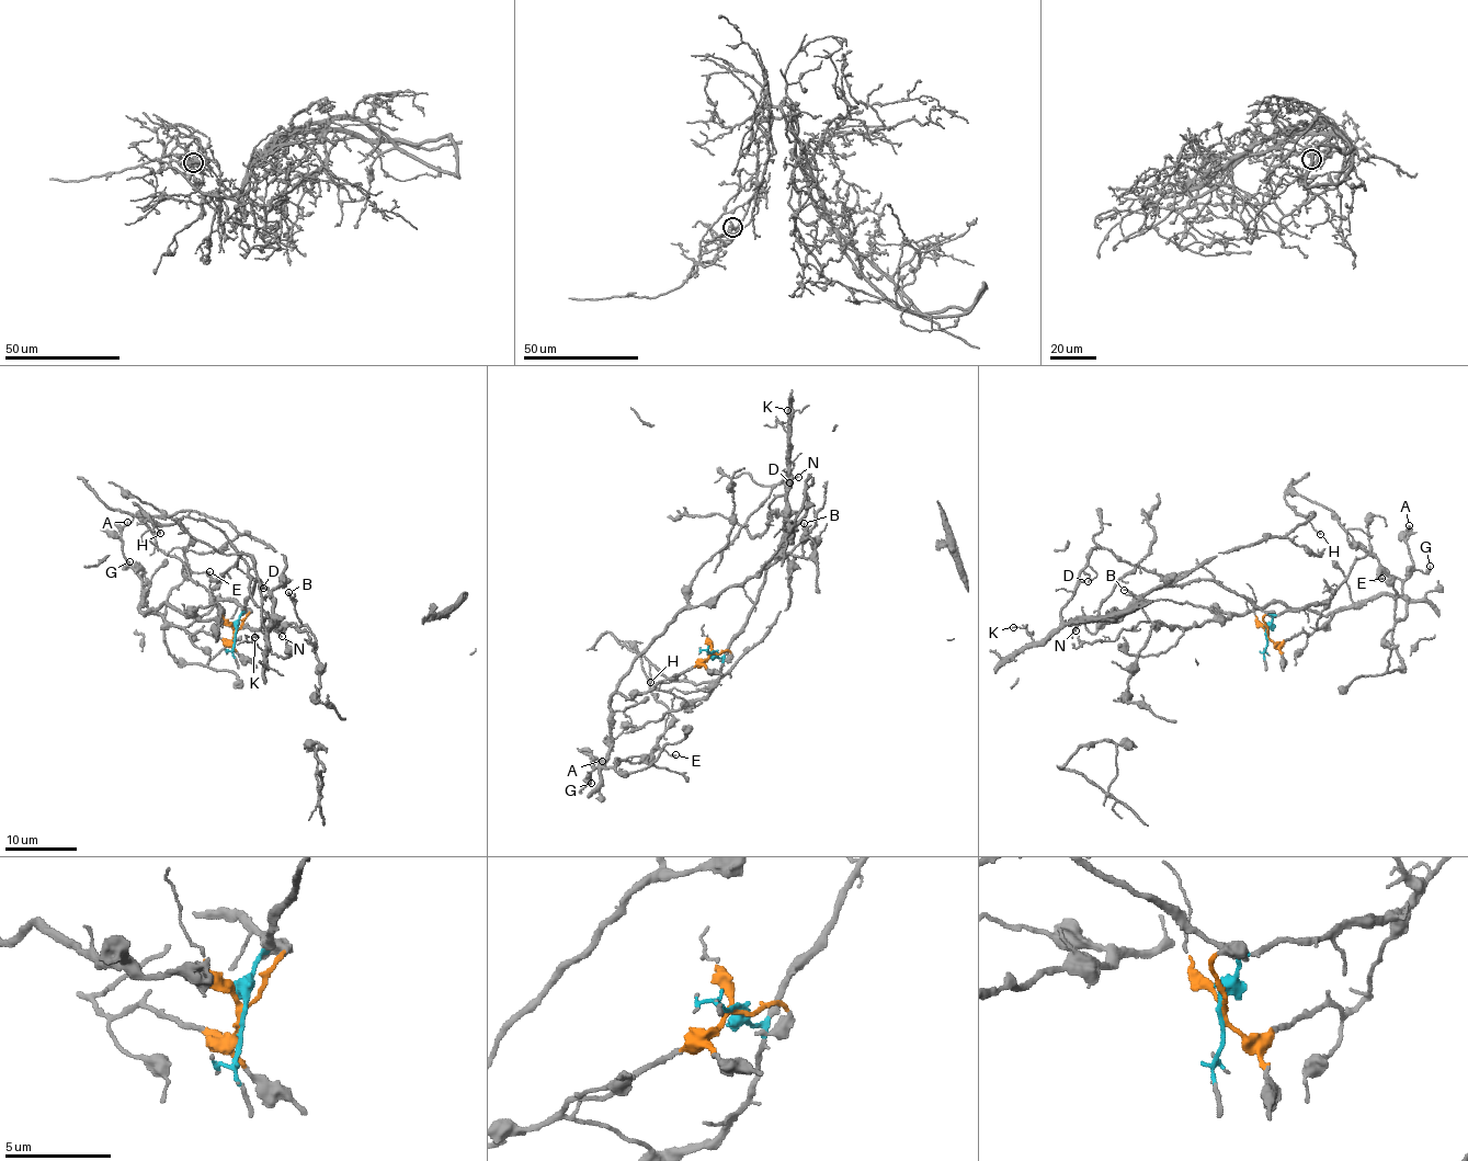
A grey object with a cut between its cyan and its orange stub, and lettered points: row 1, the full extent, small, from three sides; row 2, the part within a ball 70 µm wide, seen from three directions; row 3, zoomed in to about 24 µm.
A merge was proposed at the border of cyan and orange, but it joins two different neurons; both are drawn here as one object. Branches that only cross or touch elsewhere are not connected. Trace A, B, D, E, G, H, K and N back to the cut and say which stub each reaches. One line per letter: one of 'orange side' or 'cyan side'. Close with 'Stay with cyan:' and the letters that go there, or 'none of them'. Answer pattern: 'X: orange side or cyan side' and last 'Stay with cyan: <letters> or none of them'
A: orange side
B: orange side
D: cyan side
E: orange side
G: orange side
H: cyan side
K: cyan side
N: cyan side
Stay with cyan: D, H, K, N

